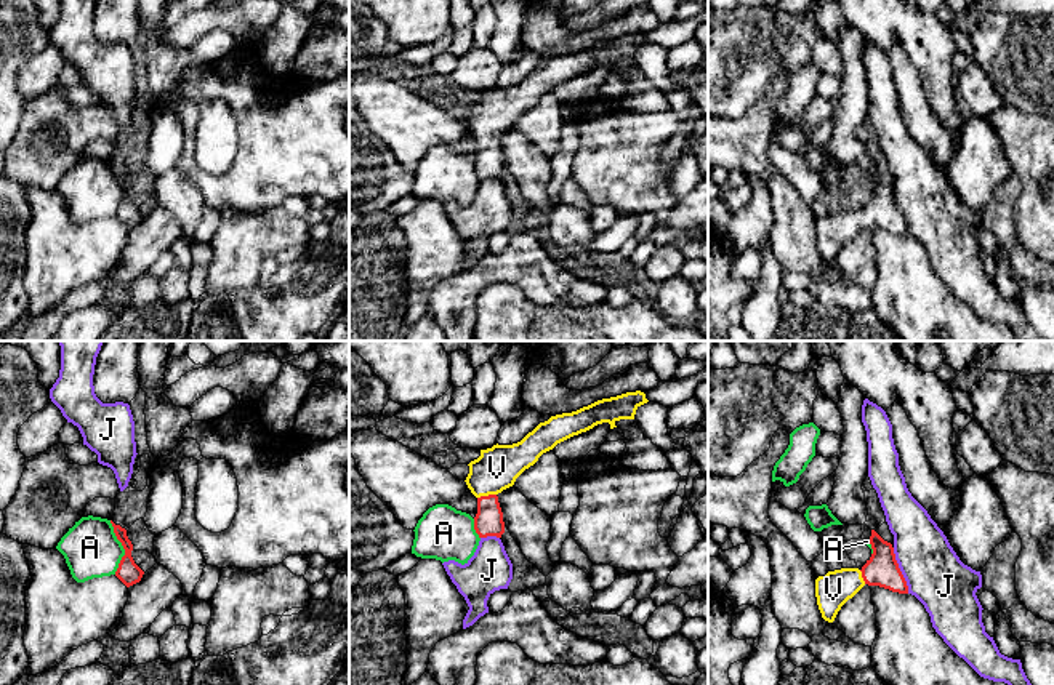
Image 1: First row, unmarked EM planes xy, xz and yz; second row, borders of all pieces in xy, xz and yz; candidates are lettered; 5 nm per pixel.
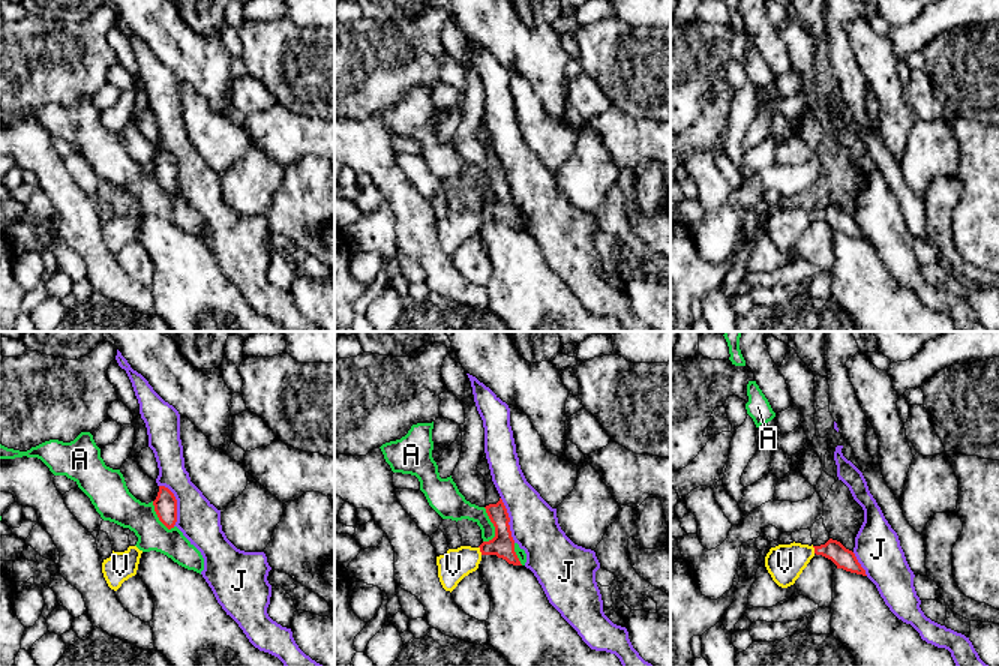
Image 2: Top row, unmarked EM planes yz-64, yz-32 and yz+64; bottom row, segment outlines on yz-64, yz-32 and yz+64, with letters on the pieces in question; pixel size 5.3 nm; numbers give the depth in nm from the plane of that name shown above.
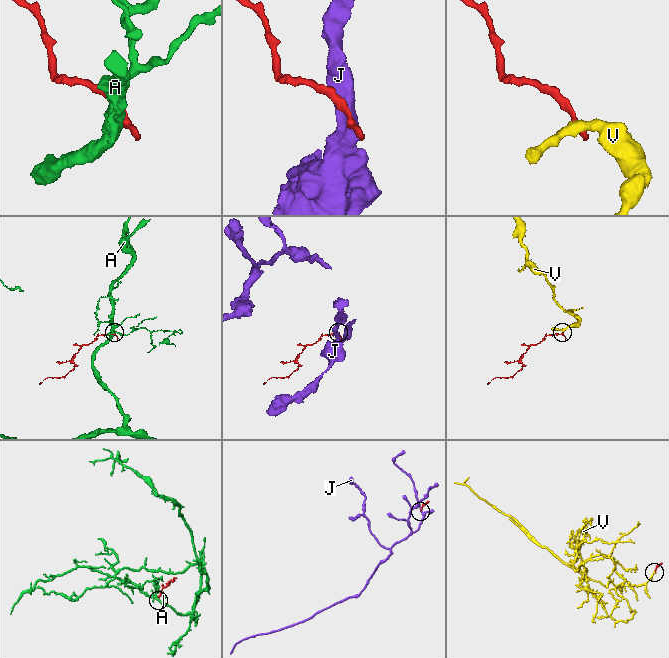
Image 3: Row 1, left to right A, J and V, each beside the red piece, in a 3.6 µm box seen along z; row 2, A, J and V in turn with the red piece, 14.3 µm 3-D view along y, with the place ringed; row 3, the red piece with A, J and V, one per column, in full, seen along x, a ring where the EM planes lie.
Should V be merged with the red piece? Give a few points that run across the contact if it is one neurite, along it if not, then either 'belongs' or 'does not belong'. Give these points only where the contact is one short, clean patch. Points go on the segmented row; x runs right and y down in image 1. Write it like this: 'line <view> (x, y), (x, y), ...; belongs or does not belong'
line xz (489, 520), (486, 496), (486, 479), (497, 468); belongs

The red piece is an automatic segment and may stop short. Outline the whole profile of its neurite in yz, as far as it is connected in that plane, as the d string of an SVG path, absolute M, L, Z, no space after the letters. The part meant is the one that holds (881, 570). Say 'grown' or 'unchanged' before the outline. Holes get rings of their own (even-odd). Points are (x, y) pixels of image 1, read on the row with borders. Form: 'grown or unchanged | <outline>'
grown | M871 530L870 544L873 554L860 570L841 568L815 579L817 605L825 621L833 623L841 607L865 584L908 594L892 544L875 530Z

